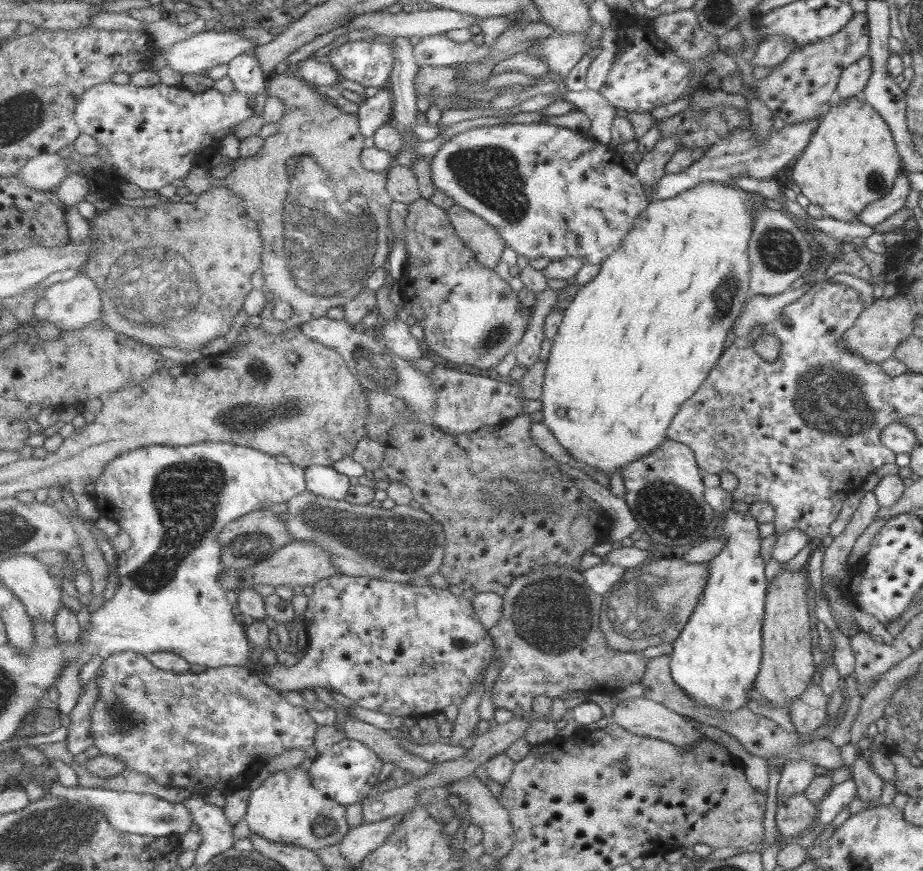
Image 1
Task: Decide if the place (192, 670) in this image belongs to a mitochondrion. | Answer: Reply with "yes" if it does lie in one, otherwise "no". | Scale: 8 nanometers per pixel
no

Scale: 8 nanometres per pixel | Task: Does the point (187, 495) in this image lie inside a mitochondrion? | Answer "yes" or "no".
yes

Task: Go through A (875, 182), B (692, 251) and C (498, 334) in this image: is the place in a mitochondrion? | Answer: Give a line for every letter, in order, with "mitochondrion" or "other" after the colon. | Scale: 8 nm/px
A: mitochondrion
B: other
C: mitochondrion

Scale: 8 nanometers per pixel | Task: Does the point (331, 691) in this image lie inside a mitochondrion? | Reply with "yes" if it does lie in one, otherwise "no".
no

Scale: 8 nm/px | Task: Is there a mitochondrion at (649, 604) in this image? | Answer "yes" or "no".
yes

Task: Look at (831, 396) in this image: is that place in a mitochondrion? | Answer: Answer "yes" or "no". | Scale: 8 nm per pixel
yes

